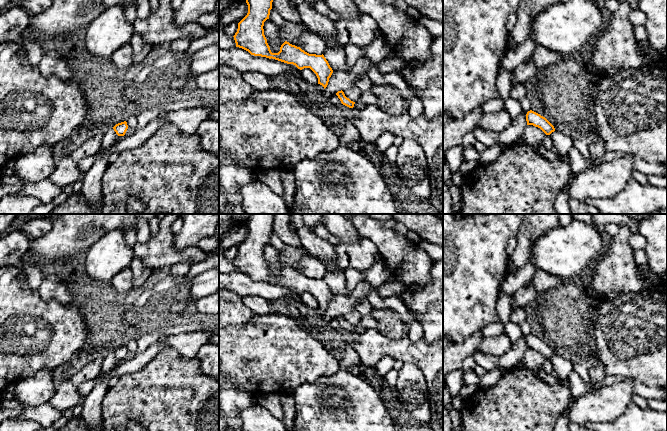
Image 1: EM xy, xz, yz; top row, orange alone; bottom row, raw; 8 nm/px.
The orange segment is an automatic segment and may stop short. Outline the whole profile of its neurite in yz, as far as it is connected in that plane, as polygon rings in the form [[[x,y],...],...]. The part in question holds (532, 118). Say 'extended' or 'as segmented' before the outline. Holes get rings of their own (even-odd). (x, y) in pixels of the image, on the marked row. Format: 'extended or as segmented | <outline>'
as segmented | [[[530,110],[526,114],[527,125],[533,125],[540,128],[546,135],[555,131],[554,126],[540,114]]]

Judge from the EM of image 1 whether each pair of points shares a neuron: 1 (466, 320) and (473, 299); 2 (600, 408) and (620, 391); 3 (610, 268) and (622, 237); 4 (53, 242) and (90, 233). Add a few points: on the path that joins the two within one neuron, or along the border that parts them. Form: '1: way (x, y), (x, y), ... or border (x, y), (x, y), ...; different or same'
1: way (466, 315), (466, 306), (468, 304); same
2: way (605, 404), (615, 396); same
3: way (618, 260), (619, 245); same
4: way (62, 241), (73, 233), (81, 233); same

